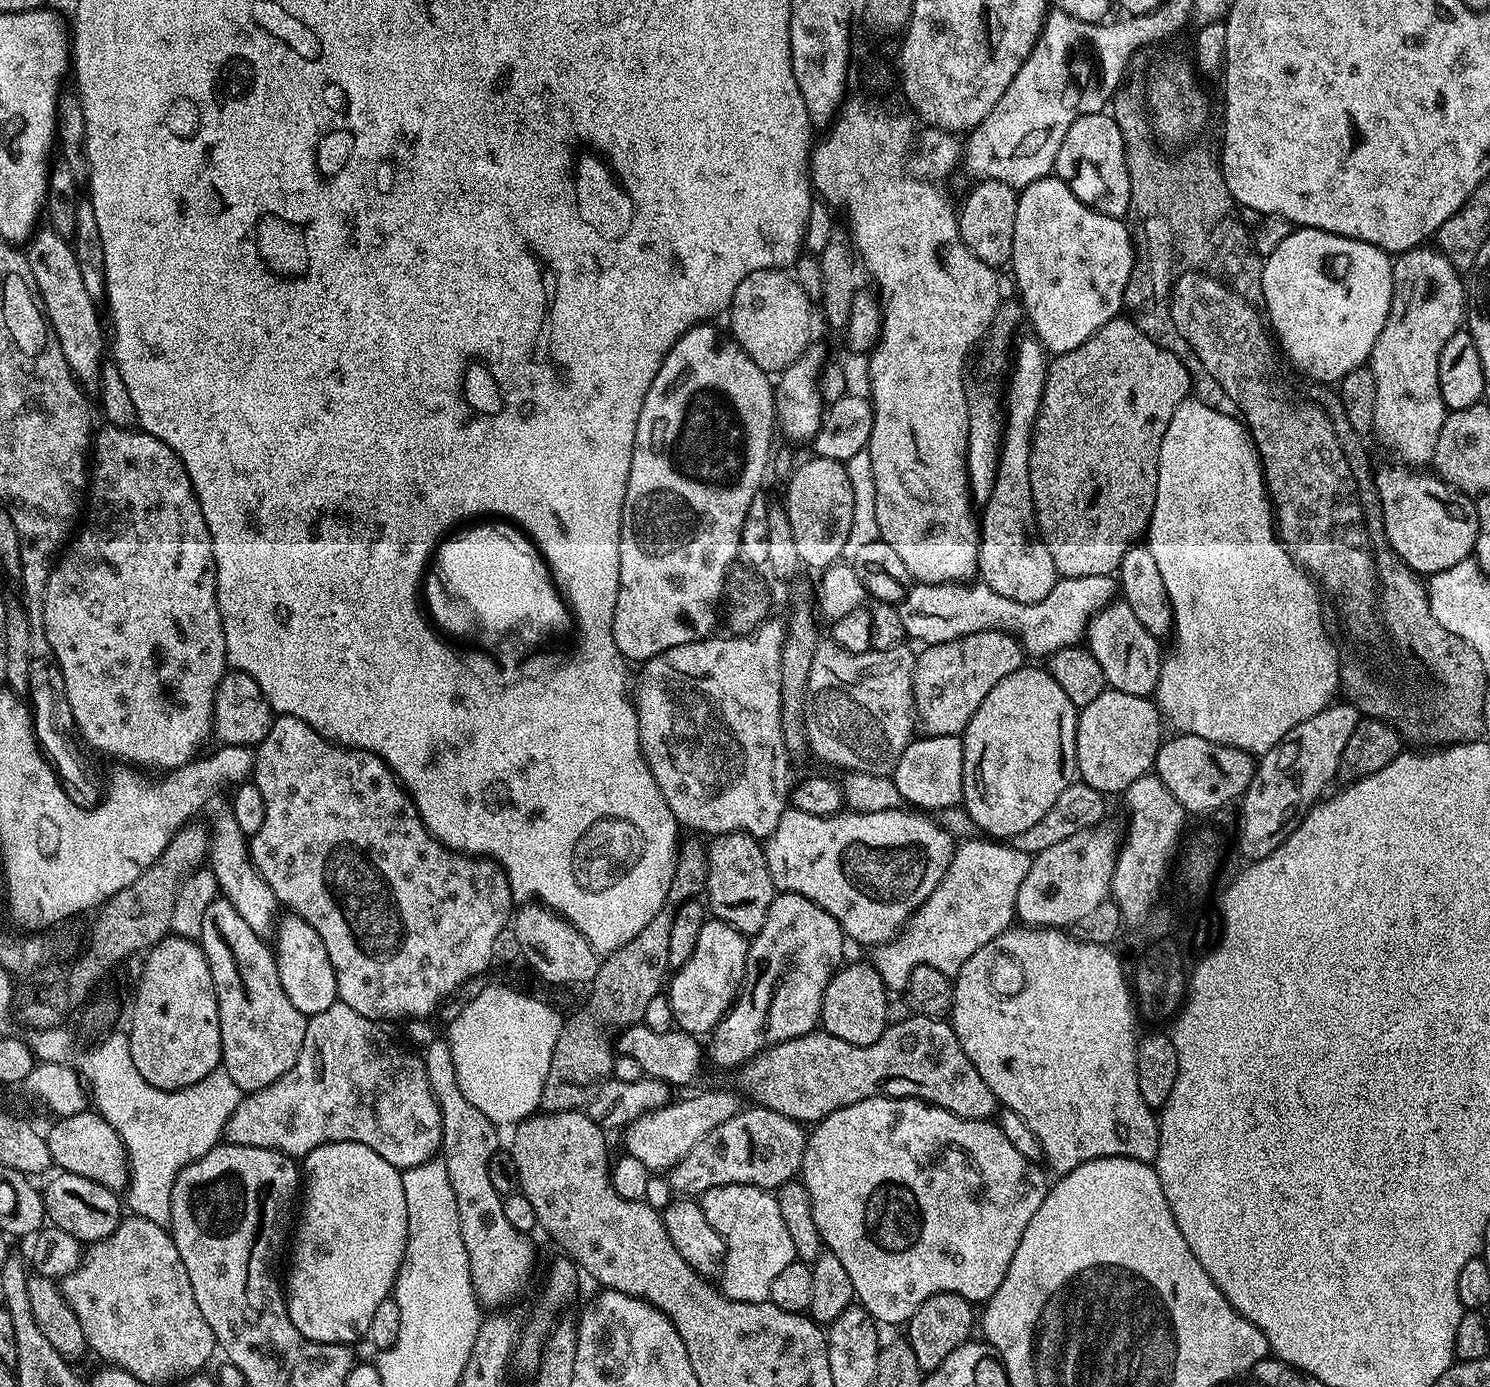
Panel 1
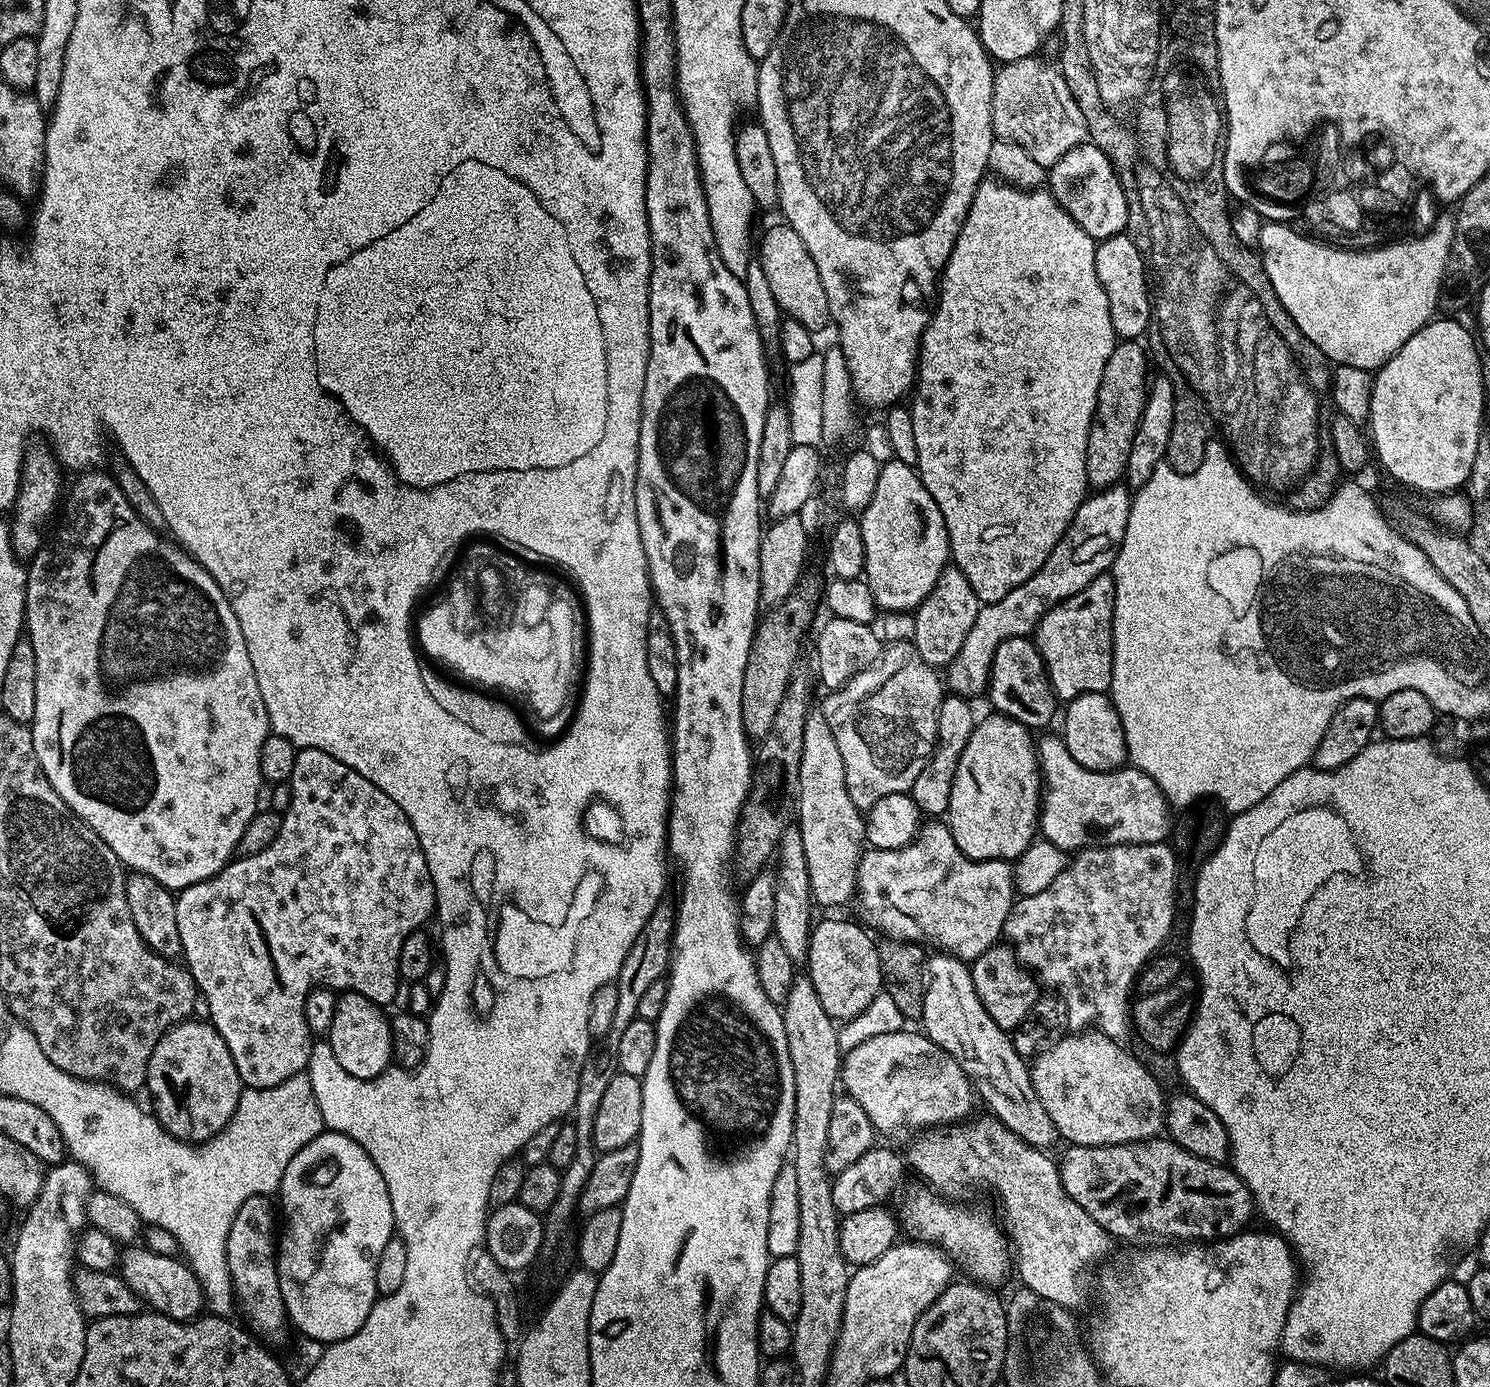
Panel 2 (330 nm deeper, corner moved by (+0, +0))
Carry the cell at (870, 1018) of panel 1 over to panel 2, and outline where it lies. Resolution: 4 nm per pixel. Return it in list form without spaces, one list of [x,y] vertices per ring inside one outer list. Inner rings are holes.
[[[817,919],[808,947],[806,974],[814,982],[826,1014],[837,1022],[862,1014],[882,991],[877,941],[872,940],[873,933],[863,923],[853,920]]]

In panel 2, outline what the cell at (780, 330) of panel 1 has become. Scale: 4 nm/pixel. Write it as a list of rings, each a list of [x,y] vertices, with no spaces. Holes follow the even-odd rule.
[[[787,222],[779,223],[758,242],[758,259],[770,282],[771,293],[787,319],[802,322],[802,326],[810,329],[826,327],[830,317],[826,290],[822,290],[822,278],[818,278],[818,266],[814,266],[814,258],[810,258],[810,250],[806,250],[802,238],[794,234]]]

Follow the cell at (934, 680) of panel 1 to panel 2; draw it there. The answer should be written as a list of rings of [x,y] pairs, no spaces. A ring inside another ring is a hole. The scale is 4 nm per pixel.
[[[1123,483],[1093,491],[1080,503],[1058,546],[1054,546],[1050,558],[1042,562],[1040,569],[1026,578],[1022,586],[1010,590],[1006,598],[981,607],[978,618],[974,618],[974,626],[970,626],[970,634],[966,634],[966,642],[962,642],[962,650],[958,650],[958,654],[946,665],[946,684],[955,695],[983,697],[998,646],[1002,646],[1006,638],[1031,637],[1038,622],[1050,609],[1078,594],[1078,590],[1090,586],[1094,578],[1105,575],[1111,569],[1126,534],[1132,498],[1133,493]]]

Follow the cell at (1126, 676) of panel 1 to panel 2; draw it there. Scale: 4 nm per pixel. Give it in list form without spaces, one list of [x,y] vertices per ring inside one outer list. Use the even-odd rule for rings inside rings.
[[[1105,574],[1094,578],[1090,582],[1090,586],[1086,586],[1082,590],[1078,590],[1078,594],[1074,594],[1070,598],[1066,598],[1058,606],[1054,606],[1052,609],[1042,617],[1038,622],[1036,631],[1034,633],[1034,643],[1036,649],[1042,654],[1042,662],[1046,666],[1048,671],[1048,681],[1052,687],[1052,693],[1057,698],[1057,701],[1067,702],[1078,698],[1082,694],[1090,694],[1091,692],[1107,693],[1112,687],[1112,611],[1114,610],[1114,578],[1110,574]]]

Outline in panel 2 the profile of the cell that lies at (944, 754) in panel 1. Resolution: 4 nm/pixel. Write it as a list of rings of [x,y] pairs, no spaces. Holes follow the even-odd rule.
[[[955,694],[945,695],[938,710],[938,734],[936,748],[928,760],[928,765],[918,774],[910,795],[919,806],[921,813],[928,818],[940,818],[947,813],[950,802],[950,786],[954,782],[954,774],[958,770],[958,758],[962,758],[962,750],[966,750],[966,742],[970,742],[970,734],[976,729],[978,716],[972,713],[967,699]]]

